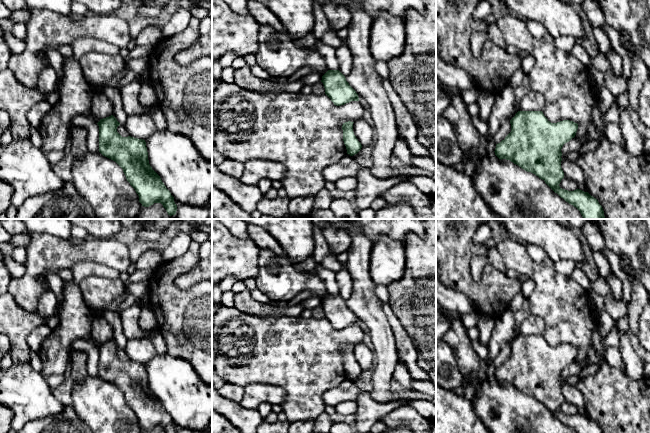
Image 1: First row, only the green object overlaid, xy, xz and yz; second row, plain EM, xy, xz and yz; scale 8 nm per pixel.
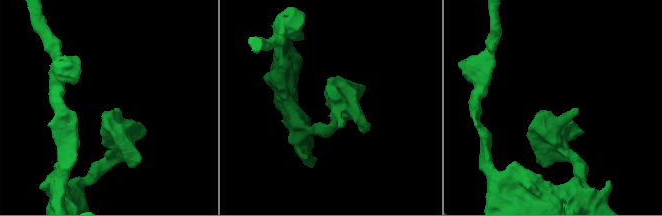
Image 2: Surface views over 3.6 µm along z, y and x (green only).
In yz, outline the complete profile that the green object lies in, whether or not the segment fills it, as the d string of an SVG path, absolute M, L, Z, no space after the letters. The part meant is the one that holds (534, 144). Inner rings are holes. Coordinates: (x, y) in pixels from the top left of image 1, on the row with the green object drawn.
M518 111L510 120L511 132L496 144L495 155L499 159L510 160L527 172L531 172L544 180L545 183L566 202L576 207L583 219L606 219L602 206L598 200L588 192L580 189L568 191L562 189L559 184L564 178L564 172L561 168L563 145L575 137L578 124L563 120L557 123L551 123L542 111Z

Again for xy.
M113 115L100 119L97 124L99 152L123 169L142 206L149 207L154 203L161 203L168 215L175 215L177 205L174 197L150 166L145 140L131 136L122 137L117 132L120 123Z

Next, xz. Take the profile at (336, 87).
M328 70L322 76L321 82L324 85L325 94L334 105L341 106L351 101L359 101L358 94L339 70Z

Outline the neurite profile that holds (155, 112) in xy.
M151 106L149 107L148 114L152 117L157 127L157 130L167 129L167 122L162 114L162 111L159 107Z

